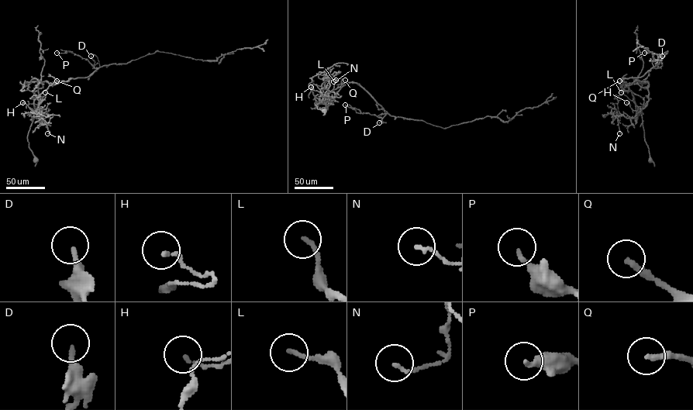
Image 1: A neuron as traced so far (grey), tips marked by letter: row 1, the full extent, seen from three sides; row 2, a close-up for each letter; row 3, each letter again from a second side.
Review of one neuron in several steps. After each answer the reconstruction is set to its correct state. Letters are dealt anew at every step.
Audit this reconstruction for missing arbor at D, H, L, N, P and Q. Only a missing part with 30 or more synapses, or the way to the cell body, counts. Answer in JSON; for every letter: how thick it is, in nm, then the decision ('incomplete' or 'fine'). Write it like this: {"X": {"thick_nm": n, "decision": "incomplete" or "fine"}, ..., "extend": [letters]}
{"D": {"thick_nm": 220, "decision": "fine"}, "H": {"thick_nm": 140, "decision": "fine"}, "L": {"thick_nm": 160, "decision": "incomplete"}, "N": {"thick_nm": 130, "decision": "fine"}, "P": {"thick_nm": 200, "decision": "fine"}, "Q": {"thick_nm": 240, "decision": "incomplete"}, "extend": ["L", "Q"]}

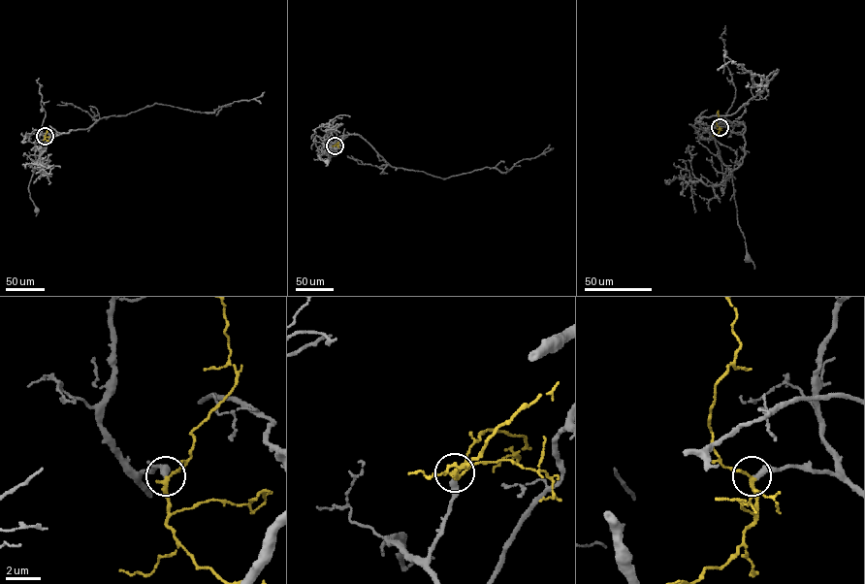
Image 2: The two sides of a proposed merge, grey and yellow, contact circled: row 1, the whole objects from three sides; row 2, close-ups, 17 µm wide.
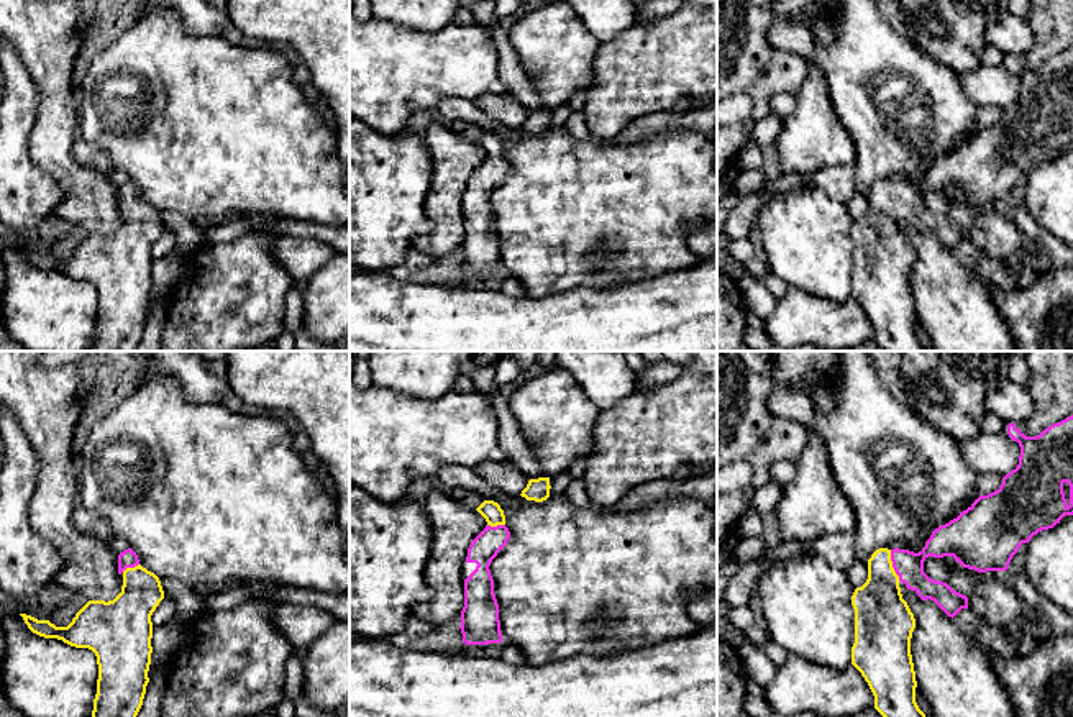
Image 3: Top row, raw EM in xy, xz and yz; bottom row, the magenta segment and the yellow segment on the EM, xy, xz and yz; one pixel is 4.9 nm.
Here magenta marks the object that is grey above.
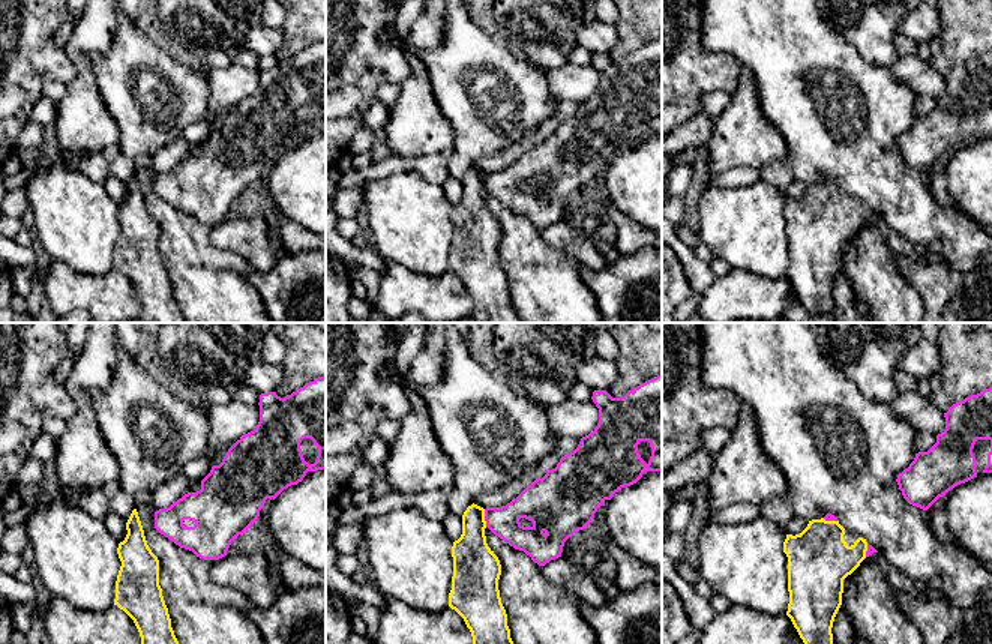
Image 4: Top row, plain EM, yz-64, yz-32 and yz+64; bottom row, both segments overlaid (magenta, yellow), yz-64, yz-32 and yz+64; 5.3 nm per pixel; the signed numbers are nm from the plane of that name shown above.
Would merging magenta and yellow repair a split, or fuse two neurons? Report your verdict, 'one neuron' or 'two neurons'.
one neuron

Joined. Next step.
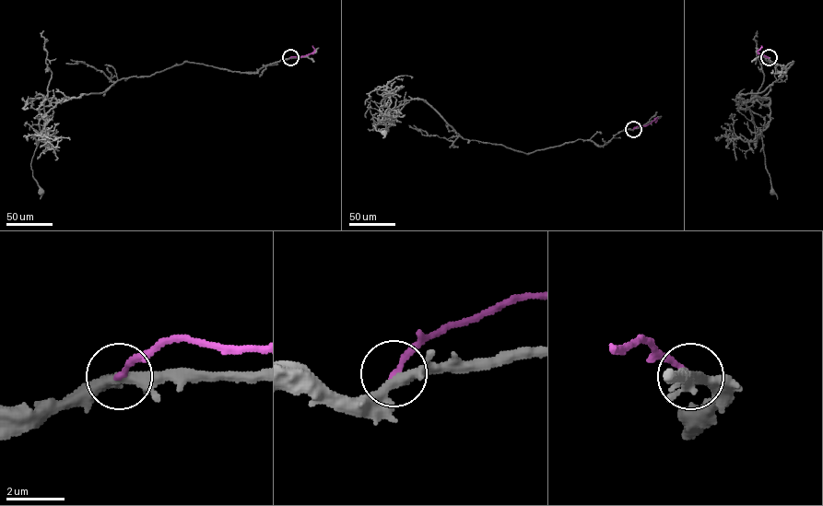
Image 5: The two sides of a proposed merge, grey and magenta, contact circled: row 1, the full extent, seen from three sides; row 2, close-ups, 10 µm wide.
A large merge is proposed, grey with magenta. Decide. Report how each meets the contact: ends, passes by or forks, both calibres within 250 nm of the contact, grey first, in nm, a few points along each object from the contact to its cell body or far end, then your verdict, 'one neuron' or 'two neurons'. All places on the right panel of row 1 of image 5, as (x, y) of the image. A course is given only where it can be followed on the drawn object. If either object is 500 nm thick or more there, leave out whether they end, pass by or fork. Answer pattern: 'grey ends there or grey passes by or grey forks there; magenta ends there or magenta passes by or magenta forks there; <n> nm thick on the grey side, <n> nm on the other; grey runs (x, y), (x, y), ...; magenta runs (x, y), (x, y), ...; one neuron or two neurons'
grey passes by; magenta ends there; 340 nm thick on the grey side, 200 nm on the other; grey runs (769, 57), (785, 68), (780, 72), (793, 63), (763, 91), (738, 98), (762, 131), (772, 192); magenta runs (769, 57), (758, 52), (761, 45); two neurons

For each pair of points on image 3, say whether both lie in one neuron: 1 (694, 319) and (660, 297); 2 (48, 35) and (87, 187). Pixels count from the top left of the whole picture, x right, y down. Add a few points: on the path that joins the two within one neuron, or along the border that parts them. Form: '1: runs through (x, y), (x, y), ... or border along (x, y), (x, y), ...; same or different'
1: runs through (686, 319), (681, 319), (668, 305); same
2: runs through (51, 73), (54, 150); same

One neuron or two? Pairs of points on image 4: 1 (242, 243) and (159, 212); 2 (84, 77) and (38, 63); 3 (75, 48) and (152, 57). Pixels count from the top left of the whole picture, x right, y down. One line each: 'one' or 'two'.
1: two
2: two
3: two

